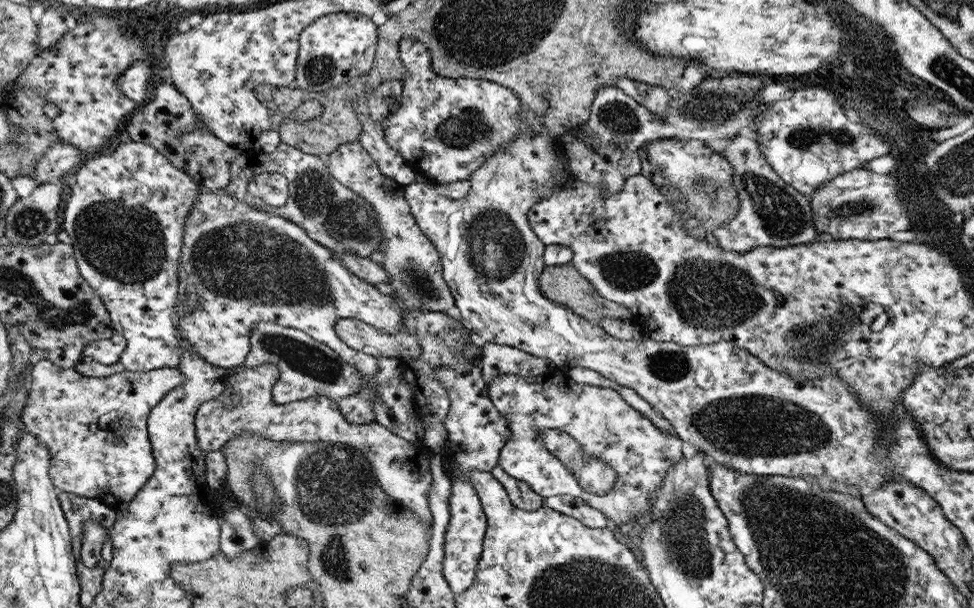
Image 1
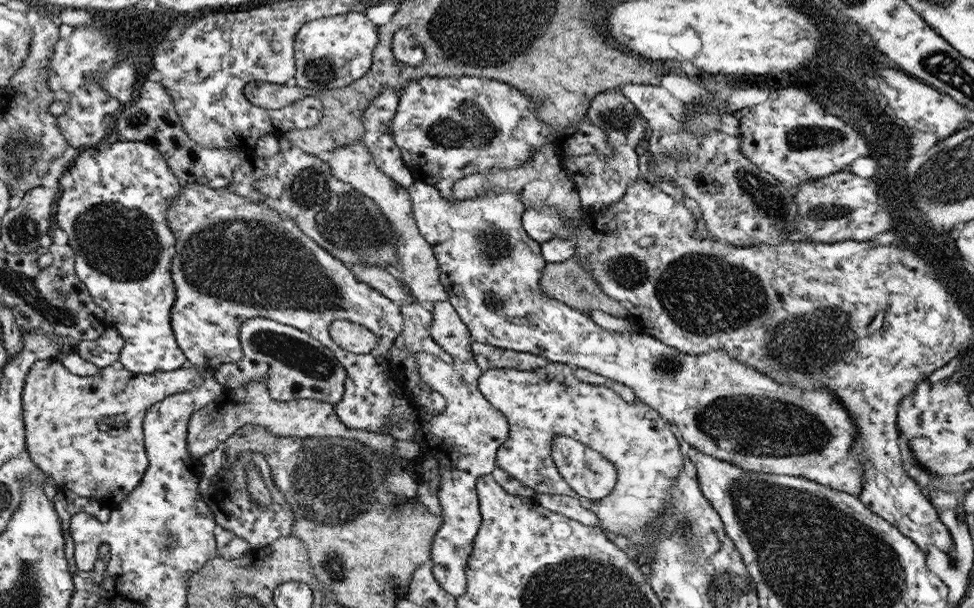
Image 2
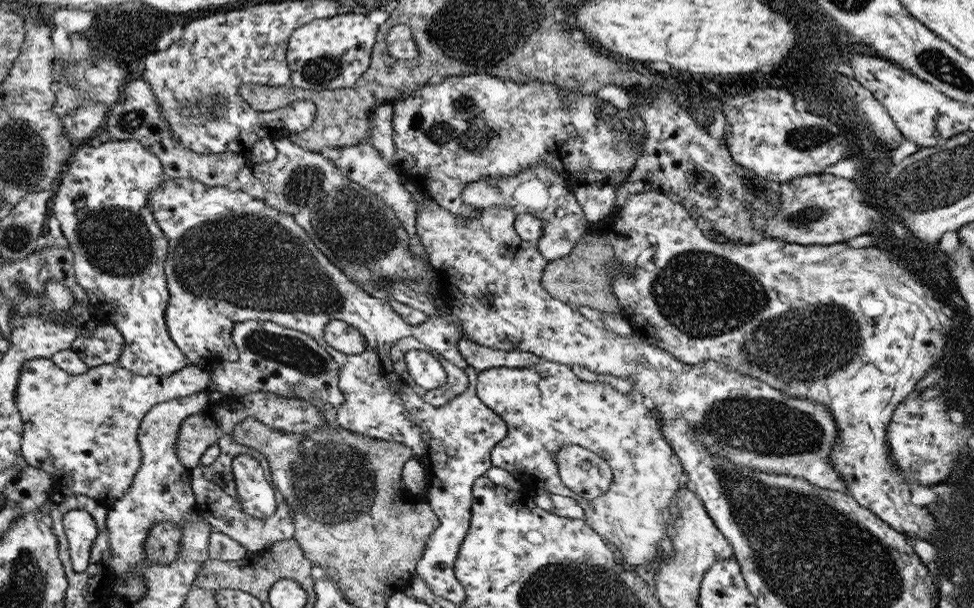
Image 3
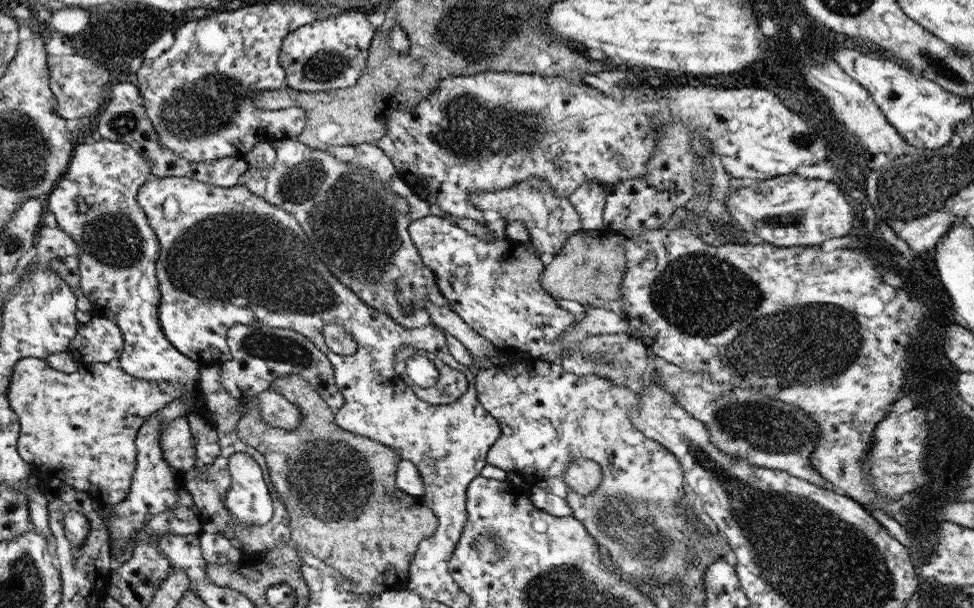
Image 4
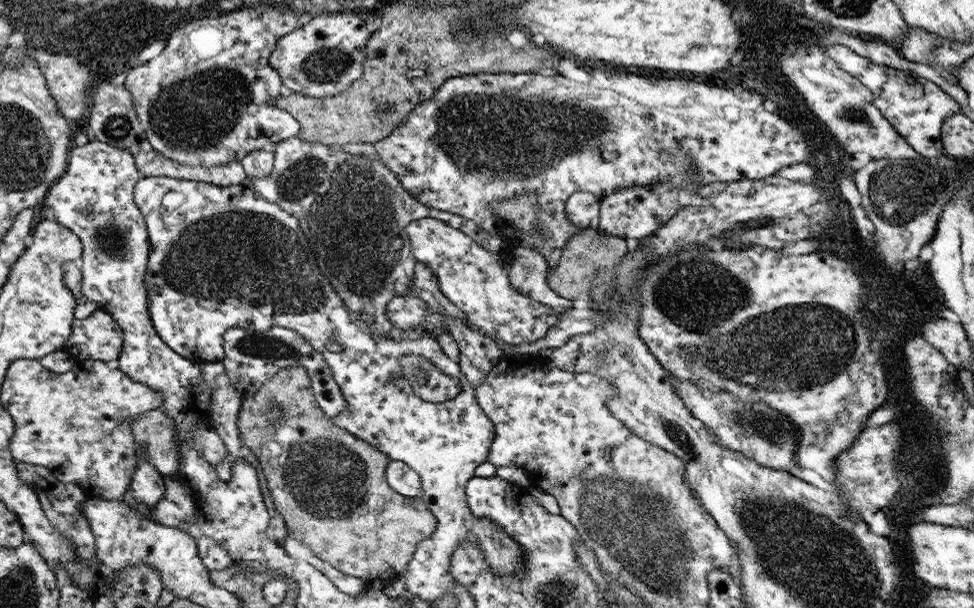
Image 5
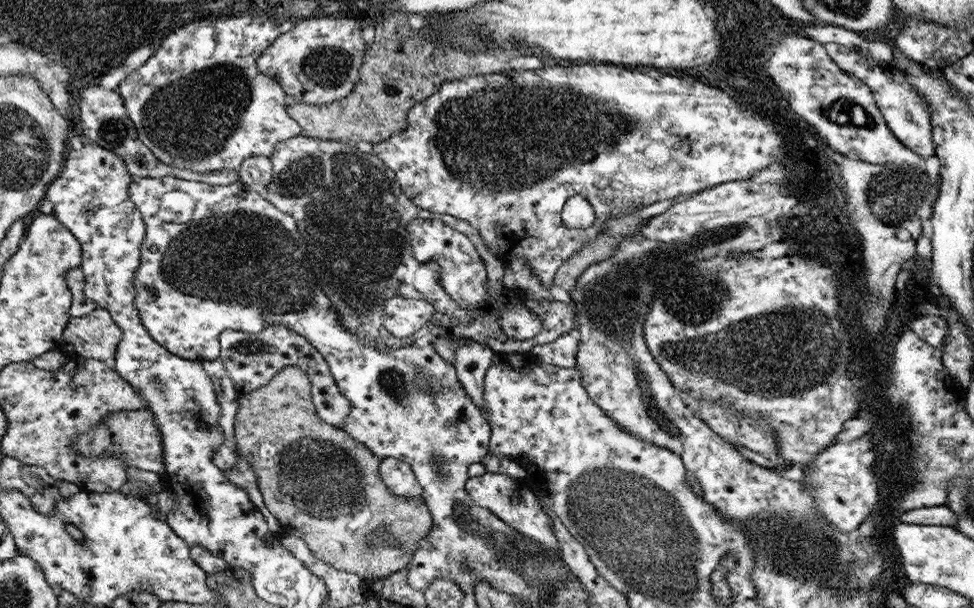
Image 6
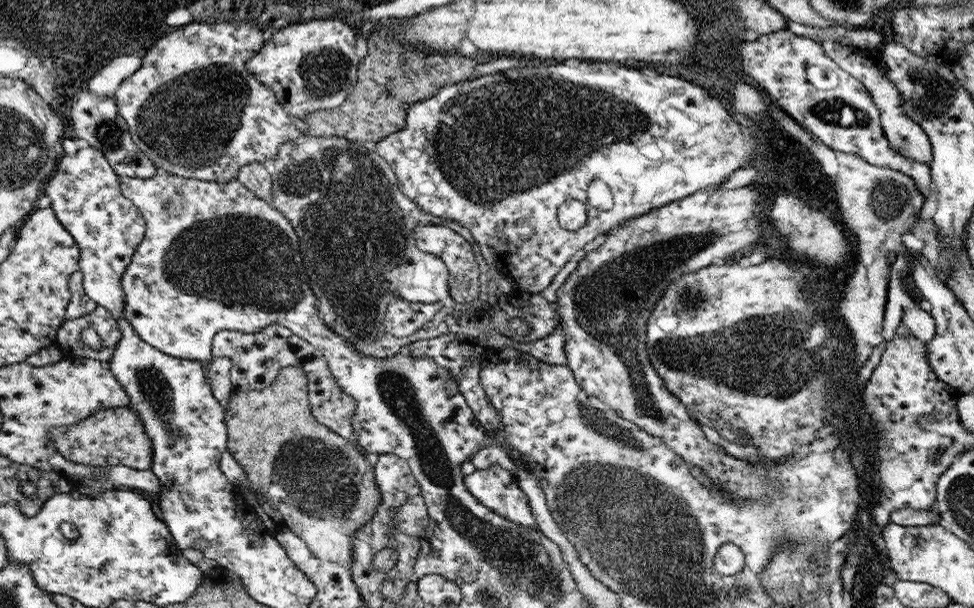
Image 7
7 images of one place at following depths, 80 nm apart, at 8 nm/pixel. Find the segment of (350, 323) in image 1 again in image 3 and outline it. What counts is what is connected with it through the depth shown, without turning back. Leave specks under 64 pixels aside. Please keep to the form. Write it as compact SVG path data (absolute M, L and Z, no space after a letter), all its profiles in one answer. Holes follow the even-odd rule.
M331 321L326 326L325 341L338 352L348 355L360 355L367 348L361 330L341 321Z

